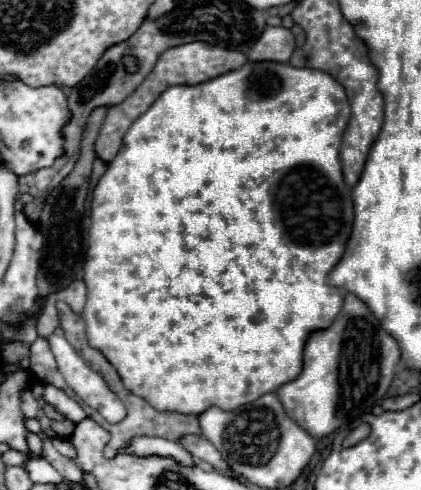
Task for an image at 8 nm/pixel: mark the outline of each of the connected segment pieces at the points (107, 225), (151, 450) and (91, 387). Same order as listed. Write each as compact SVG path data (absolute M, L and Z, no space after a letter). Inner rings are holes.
M247 61L243 67L227 71L225 75L205 83L169 87L141 117L133 121L125 133L121 151L107 165L105 175L99 179L93 191L89 247L83 275L87 285L87 305L83 311L83 319L87 323L87 341L93 349L101 351L105 359L109 359L109 363L117 369L123 385L133 395L143 397L157 411L201 415L213 405L221 407L223 411L235 411L265 393L277 391L281 383L289 383L301 373L303 349L309 335L313 331L327 329L343 307L341 289L333 287L327 277L345 253L345 243L353 223L351 189L343 181L339 163L339 145L349 121L349 113L351 107L345 89L329 73L319 69L299 69L277 61ZM291 169L301 169L301 181L305 183L305 225L301 227L301 235L287 233L282 217L278 217L281 215L272 205L269 195L270 184L276 186Z
M135 437L125 447L121 447L119 453L131 453L137 457L153 457L153 455L171 457L179 465L185 465L185 467L193 465L191 453L181 443L173 443L173 441L161 439L161 437Z
M53 331L53 333L49 335L49 345L51 345L51 351L55 353L59 373L63 375L63 379L67 381L67 385L69 385L89 407L93 407L95 411L99 411L99 415L101 415L105 421L109 421L109 423L119 423L119 421L123 421L125 415L127 415L125 405L119 401L117 395L113 395L113 391L107 387L107 383L101 379L101 375L97 375L97 371L93 371L93 369L81 359L81 355L73 351L73 347L71 347L69 341L65 339L63 331Z

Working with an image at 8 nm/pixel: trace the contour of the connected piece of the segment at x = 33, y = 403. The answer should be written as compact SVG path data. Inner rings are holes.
M27 387L27 389L21 389L19 395L21 395L21 411L23 411L23 415L25 417L35 417L39 405L37 405L37 399L35 399L33 391Z

